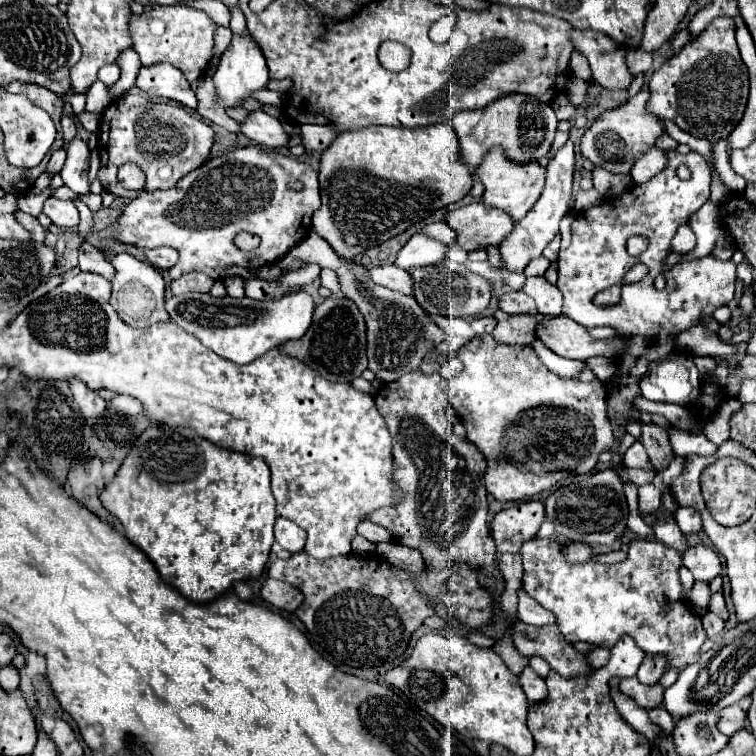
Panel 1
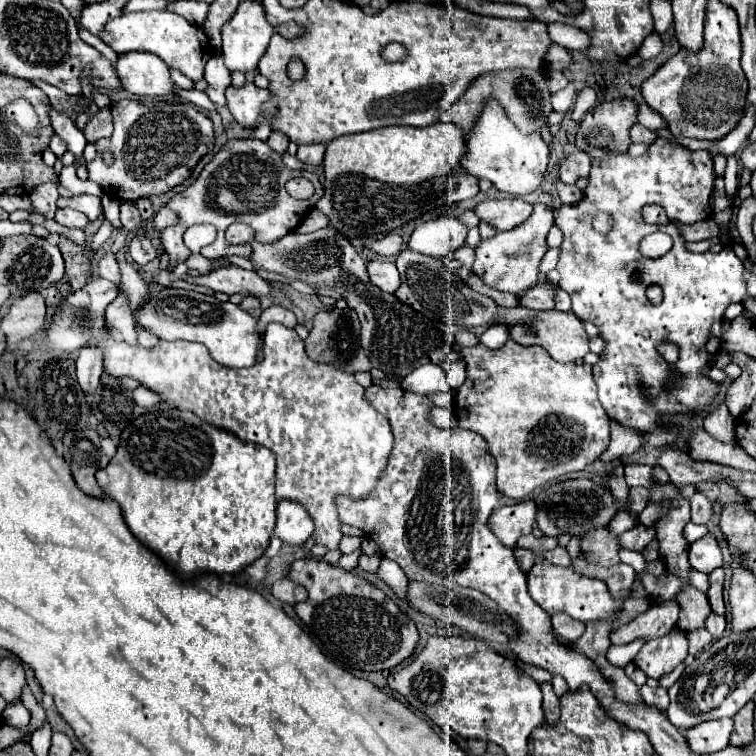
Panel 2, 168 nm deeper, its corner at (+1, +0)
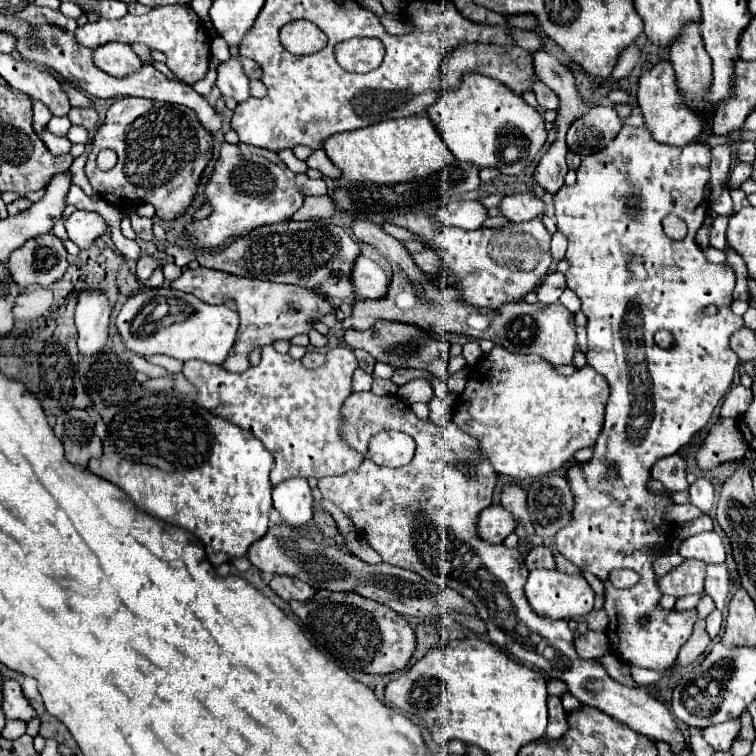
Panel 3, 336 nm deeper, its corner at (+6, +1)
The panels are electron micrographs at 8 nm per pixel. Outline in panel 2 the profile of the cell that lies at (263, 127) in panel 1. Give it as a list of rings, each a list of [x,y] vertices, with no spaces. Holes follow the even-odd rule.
[[[244,82],[244,86],[226,88],[226,106],[232,116],[244,128],[256,128],[260,116],[260,104],[266,102],[268,90],[258,88],[254,82]]]

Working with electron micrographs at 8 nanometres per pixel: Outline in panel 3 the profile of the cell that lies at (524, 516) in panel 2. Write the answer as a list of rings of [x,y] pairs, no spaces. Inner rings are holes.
[[[491,505],[479,515],[479,537],[489,543],[503,543],[509,533],[513,533],[517,521],[511,511],[503,505]]]

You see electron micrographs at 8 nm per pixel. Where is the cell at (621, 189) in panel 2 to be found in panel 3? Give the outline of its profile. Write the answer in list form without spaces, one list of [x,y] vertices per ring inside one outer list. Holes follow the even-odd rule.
[[[623,125],[623,129],[619,131],[619,135],[603,149],[603,151],[597,151],[593,155],[587,155],[581,163],[581,167],[577,169],[577,183],[573,187],[567,187],[563,185],[563,189],[559,189],[559,193],[555,195],[555,217],[557,217],[557,229],[567,237],[569,241],[569,247],[567,247],[567,261],[569,261],[569,269],[565,273],[565,279],[567,279],[567,289],[571,289],[579,299],[581,299],[581,311],[587,315],[587,335],[589,335],[589,351],[587,351],[587,363],[597,371],[601,373],[607,383],[609,383],[609,389],[611,389],[611,395],[609,395],[609,401],[607,401],[607,407],[605,407],[605,425],[603,425],[603,431],[597,439],[597,445],[595,445],[595,455],[591,461],[587,463],[573,463],[567,471],[567,477],[571,481],[571,489],[573,489],[573,495],[575,495],[575,509],[573,509],[573,521],[561,529],[561,533],[555,535],[555,543],[557,543],[557,549],[559,553],[569,559],[573,565],[577,565],[579,569],[583,571],[589,571],[593,575],[597,575],[603,583],[605,583],[605,611],[609,615],[609,629],[607,629],[607,635],[609,635],[609,641],[611,641],[611,647],[613,651],[619,655],[621,661],[629,663],[629,665],[637,665],[637,667],[645,667],[645,669],[653,669],[653,671],[663,671],[667,667],[671,667],[677,659],[677,653],[679,653],[679,647],[689,639],[691,635],[691,629],[693,629],[693,623],[697,621],[697,613],[695,609],[691,611],[665,611],[661,607],[657,607],[657,601],[661,597],[659,589],[657,589],[657,583],[655,583],[655,573],[653,573],[653,561],[661,557],[661,543],[665,541],[665,537],[669,535],[671,529],[661,529],[665,527],[665,521],[663,521],[663,509],[665,505],[669,505],[671,501],[661,497],[661,495],[651,495],[647,489],[645,489],[645,483],[647,479],[651,477],[649,471],[653,467],[653,463],[661,457],[669,457],[673,453],[677,453],[683,445],[687,445],[695,433],[699,433],[707,421],[711,419],[713,415],[713,409],[717,407],[719,399],[727,393],[731,381],[733,381],[733,375],[735,375],[735,369],[737,369],[737,363],[739,363],[739,357],[729,349],[729,337],[731,333],[735,333],[737,329],[743,327],[743,319],[733,315],[731,313],[731,293],[733,293],[733,287],[735,287],[735,271],[729,263],[721,263],[721,265],[715,265],[711,263],[703,251],[697,247],[695,243],[695,233],[697,229],[703,225],[705,221],[705,207],[709,211],[709,201],[705,199],[705,187],[711,179],[711,173],[709,173],[709,163],[711,163],[711,147],[709,145],[703,145],[703,143],[689,143],[685,147],[673,147],[673,145],[665,145],[665,143],[659,143],[659,141],[653,141],[651,133],[645,129],[645,127],[631,127],[631,125]],[[665,215],[677,215],[681,217],[685,223],[687,223],[687,235],[685,239],[681,241],[673,241],[669,239],[665,233],[663,233],[663,227],[661,227],[661,219]],[[707,305],[715,305],[719,311],[717,315],[707,315],[705,313],[705,307]],[[659,329],[667,329],[673,333],[675,337],[675,347],[673,349],[659,349],[653,341],[653,335],[655,331]],[[577,467],[583,469],[583,479],[575,479],[577,473]],[[615,569],[631,569],[635,573],[641,575],[639,583],[629,587],[629,589],[617,589],[609,583],[609,573],[613,573]],[[641,615],[647,615],[649,617],[649,623],[641,629],[637,625],[639,617]]]

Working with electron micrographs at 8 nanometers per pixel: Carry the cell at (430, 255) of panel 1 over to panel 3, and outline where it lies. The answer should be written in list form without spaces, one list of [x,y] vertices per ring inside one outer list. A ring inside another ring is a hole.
[[[463,199],[445,203],[443,207],[439,207],[433,219],[437,227],[461,227],[465,231],[471,231],[483,225],[483,221],[487,219],[487,211],[481,207],[479,201]]]

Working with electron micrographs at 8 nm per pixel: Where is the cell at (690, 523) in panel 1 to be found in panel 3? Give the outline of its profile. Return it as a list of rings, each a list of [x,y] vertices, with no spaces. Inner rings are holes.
[[[697,479],[691,487],[689,487],[689,499],[695,507],[699,507],[703,513],[709,513],[709,509],[713,507],[715,501],[715,489],[713,483],[707,479]]]

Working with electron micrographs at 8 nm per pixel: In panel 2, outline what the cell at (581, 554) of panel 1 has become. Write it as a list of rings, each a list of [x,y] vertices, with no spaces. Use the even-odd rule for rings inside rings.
[[[556,546],[554,550],[546,550],[544,552],[544,558],[550,562],[550,564],[556,564],[556,566],[570,566],[570,556],[566,552],[564,546]]]

